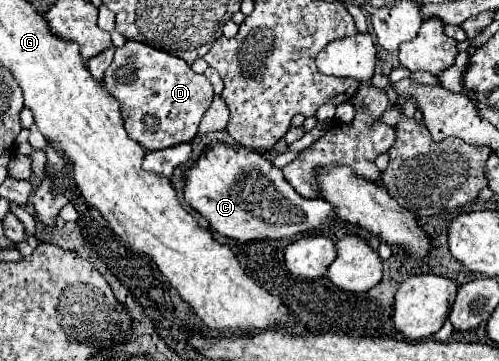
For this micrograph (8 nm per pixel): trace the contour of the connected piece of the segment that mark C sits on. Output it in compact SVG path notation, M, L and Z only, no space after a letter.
M213 145L195 165L185 171L185 201L197 209L211 227L237 241L283 239L301 233L319 233L331 225L337 215L325 199L301 197L263 155L247 147Z

